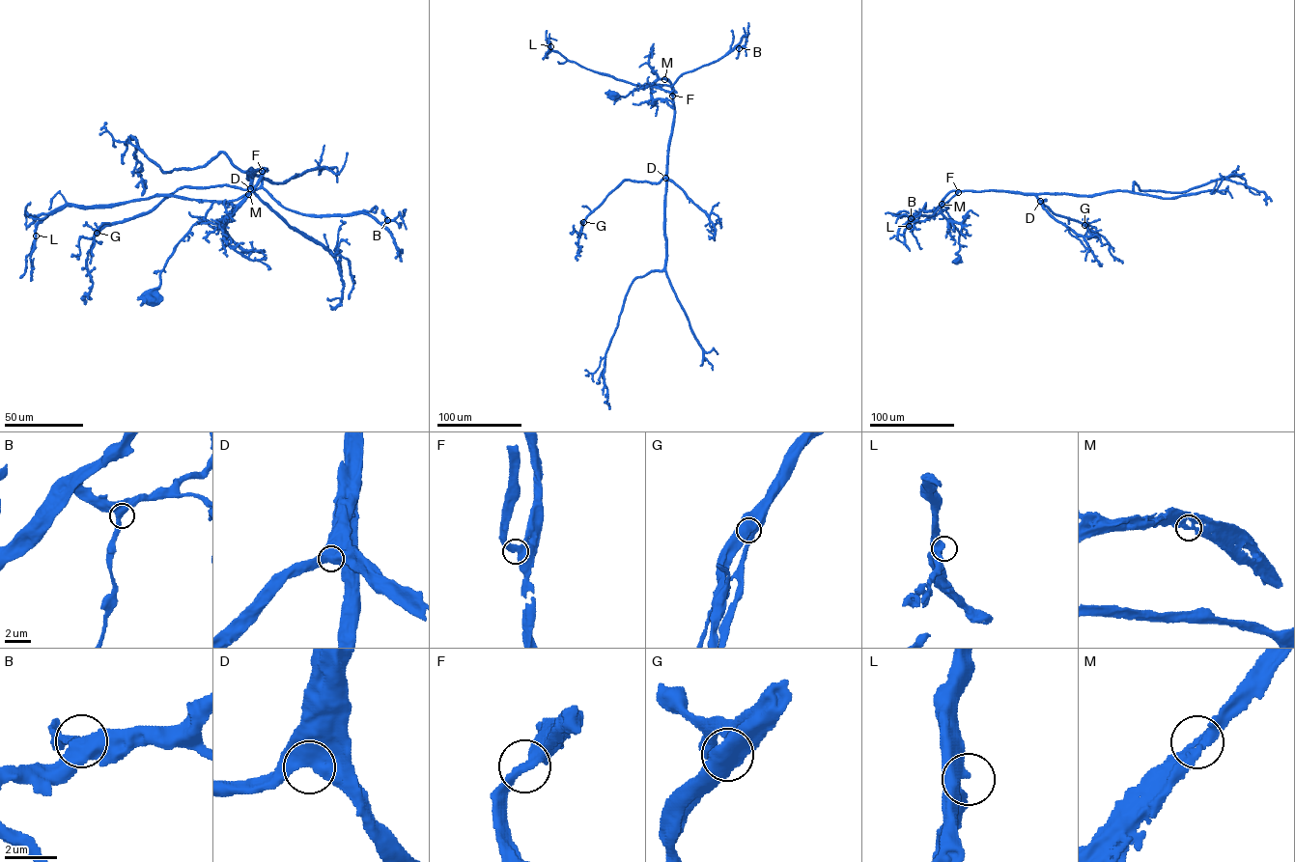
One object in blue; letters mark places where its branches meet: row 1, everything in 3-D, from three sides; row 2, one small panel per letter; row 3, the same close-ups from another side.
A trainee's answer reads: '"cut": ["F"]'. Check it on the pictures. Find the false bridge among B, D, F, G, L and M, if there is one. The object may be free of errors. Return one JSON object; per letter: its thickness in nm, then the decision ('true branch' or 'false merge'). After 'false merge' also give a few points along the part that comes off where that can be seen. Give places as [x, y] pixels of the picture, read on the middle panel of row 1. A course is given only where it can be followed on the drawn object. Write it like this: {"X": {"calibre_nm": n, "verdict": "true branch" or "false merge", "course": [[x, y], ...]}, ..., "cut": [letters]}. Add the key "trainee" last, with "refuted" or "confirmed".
{"B": {"calibre_nm": 500, "verdict": "true branch"}, "D": {"calibre_nm": 650, "verdict": "true branch"}, "F": {"calibre_nm": 440, "verdict": "true branch"}, "G": {"calibre_nm": 650, "verdict": "true branch"}, "L": {"calibre_nm": 480, "verdict": "true branch"}, "M": {"calibre_nm": 280, "verdict": "true branch"}, "cut": [], "trainee": "refuted"}

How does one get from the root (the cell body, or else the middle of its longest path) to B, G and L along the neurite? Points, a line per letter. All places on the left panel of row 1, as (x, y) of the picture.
B: (149, 297), (190, 228), (213, 202), (237, 206), (265, 169), (262, 186), (287, 208), (387, 220)
G: (149, 297), (176, 245), (212, 204), (237, 206), (267, 169), (247, 189), (179, 188), (97, 233)
L: (149, 297), (190, 228), (213, 202), (237, 206), (265, 169), (259, 187), (230, 201), (63, 206), (36, 236)

